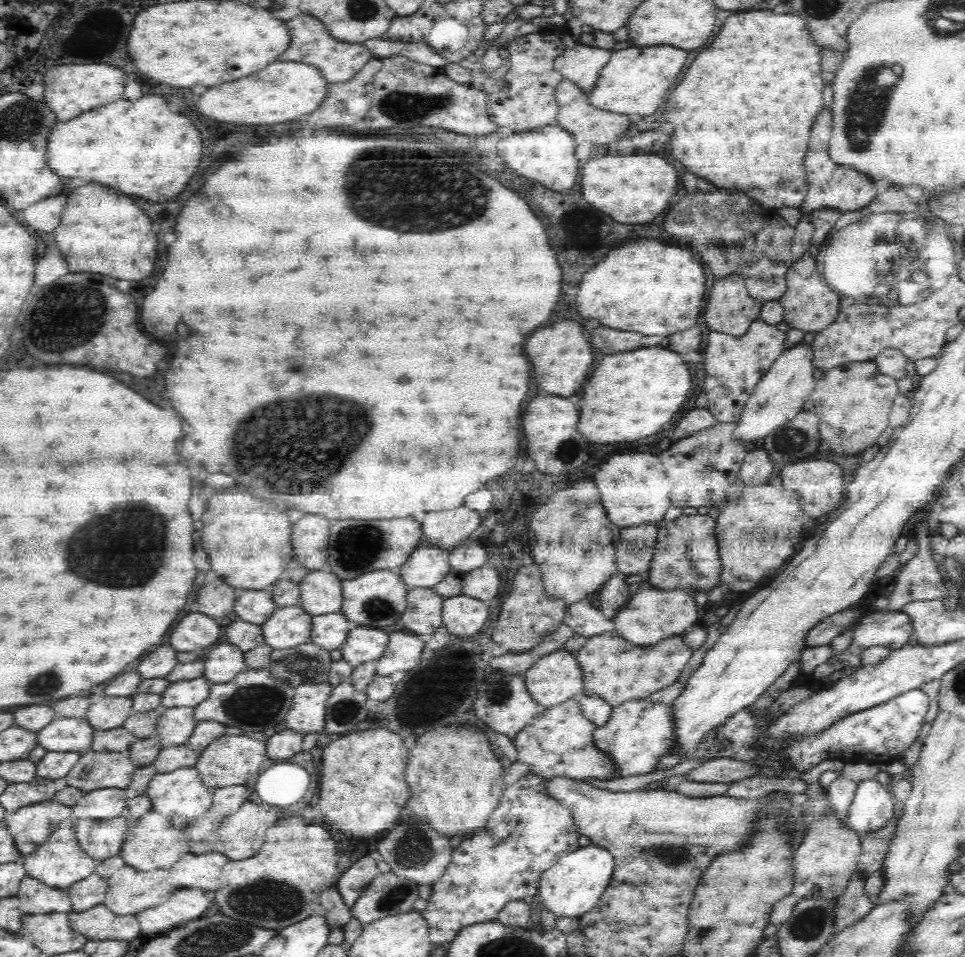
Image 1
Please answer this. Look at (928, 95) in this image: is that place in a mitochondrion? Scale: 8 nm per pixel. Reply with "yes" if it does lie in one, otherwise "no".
no

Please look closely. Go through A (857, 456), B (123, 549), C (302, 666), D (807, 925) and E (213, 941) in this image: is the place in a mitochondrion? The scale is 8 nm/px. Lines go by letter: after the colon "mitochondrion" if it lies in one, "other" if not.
A: other
B: mitochondrion
C: mitochondrion
D: mitochondrion
E: mitochondrion

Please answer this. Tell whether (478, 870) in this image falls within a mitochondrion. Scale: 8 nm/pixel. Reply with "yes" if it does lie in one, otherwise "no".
no

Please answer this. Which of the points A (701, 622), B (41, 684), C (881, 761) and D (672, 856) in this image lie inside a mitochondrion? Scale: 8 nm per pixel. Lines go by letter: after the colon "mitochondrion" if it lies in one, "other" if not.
A: other
B: mitochondrion
C: other
D: mitochondrion

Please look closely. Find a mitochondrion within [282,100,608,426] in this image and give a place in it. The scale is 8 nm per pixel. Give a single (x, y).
(438, 195)

